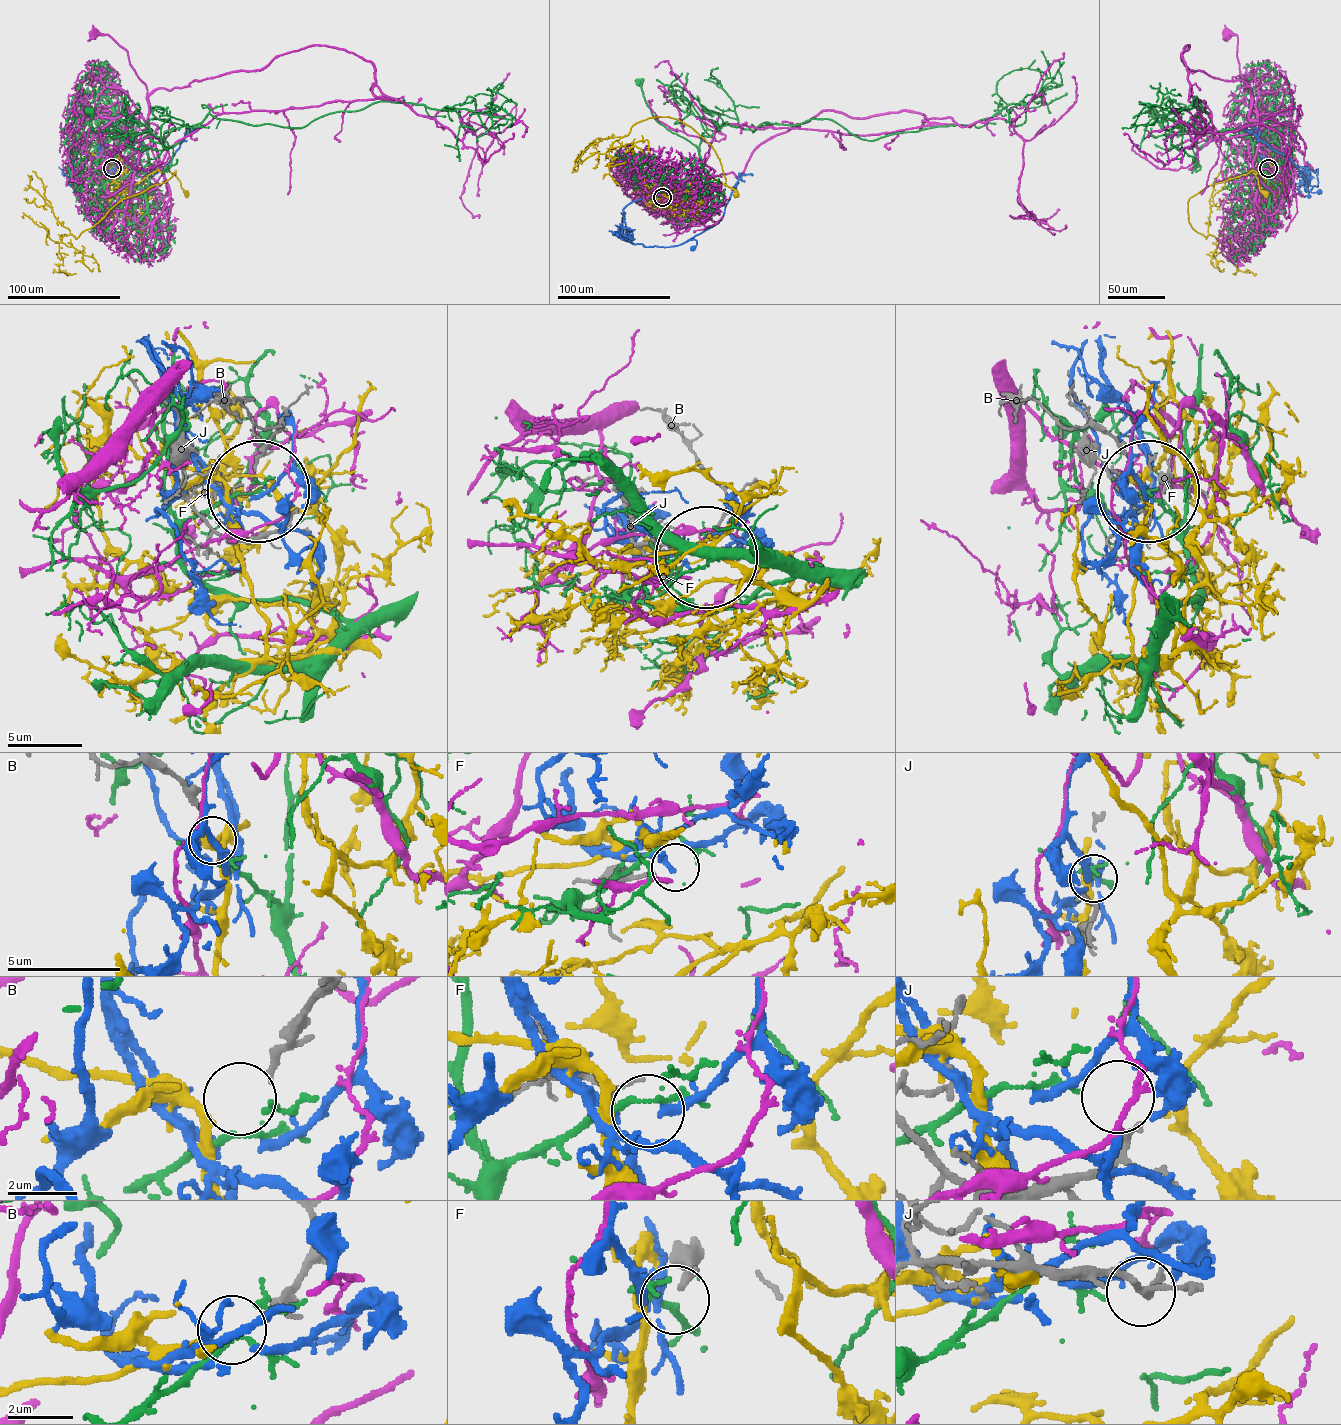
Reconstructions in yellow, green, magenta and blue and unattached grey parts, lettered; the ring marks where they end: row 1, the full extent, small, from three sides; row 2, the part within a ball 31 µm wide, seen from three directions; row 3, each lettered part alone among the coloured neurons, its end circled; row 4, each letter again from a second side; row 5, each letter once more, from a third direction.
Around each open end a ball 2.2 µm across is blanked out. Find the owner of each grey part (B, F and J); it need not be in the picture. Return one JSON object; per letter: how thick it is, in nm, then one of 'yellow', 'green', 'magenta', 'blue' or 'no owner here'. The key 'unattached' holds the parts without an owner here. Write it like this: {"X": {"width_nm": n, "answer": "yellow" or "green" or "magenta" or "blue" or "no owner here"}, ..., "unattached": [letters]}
{"B": {"width_nm": 200, "answer": "yellow"}, "F": {"width_nm": 200, "answer": "no owner here"}, "J": {"width_nm": 160, "answer": "no owner here"}, "unattached": ["F", "J"]}

